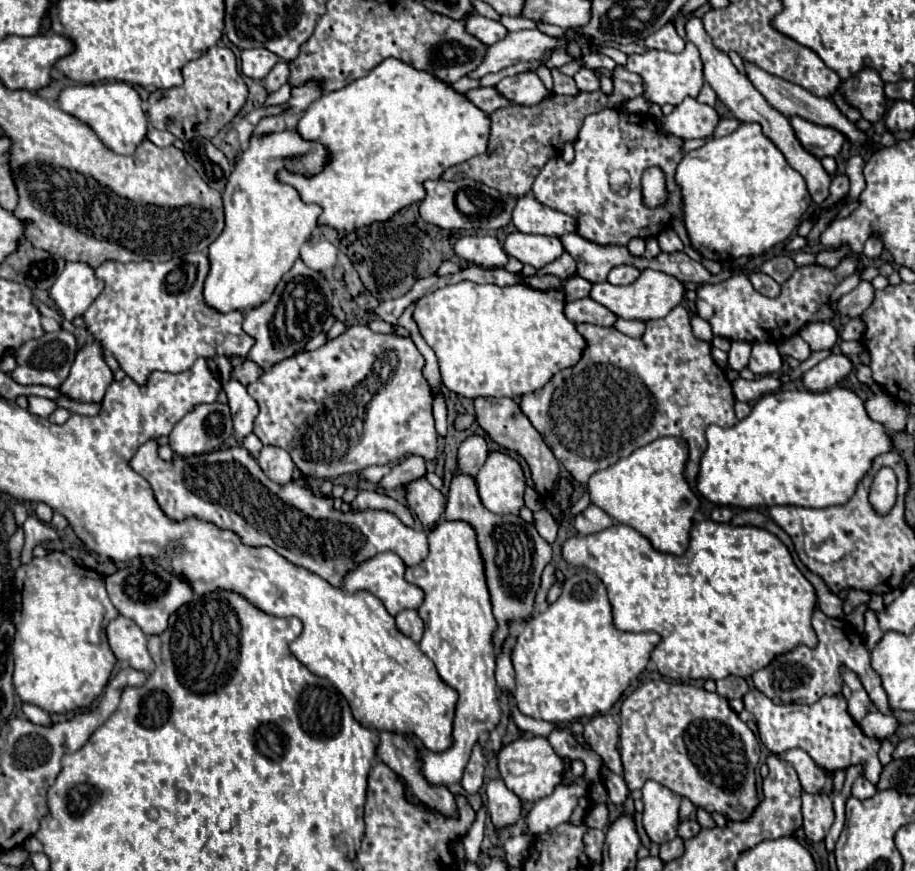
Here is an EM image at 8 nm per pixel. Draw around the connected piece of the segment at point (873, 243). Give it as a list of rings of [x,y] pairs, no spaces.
[[[871,234],[869,240],[865,242],[865,256],[869,258],[877,258],[883,250],[883,242],[881,242],[881,236],[879,234]]]

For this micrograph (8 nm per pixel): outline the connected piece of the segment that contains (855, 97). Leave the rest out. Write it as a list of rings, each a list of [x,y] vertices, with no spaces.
[[[865,68],[841,82],[841,90],[845,90],[845,98],[849,104],[857,106],[865,120],[877,122],[883,118],[887,102],[883,94],[883,80],[873,68]]]

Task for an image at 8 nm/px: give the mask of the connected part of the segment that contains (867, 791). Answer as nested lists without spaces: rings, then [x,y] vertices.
[[[859,776],[855,782],[853,782],[853,796],[857,796],[857,798],[871,798],[875,792],[877,792],[877,788],[873,786],[873,784],[869,784],[867,782],[867,778],[865,776]]]

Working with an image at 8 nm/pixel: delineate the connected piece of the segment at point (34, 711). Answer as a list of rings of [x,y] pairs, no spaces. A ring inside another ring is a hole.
[[[23,702],[23,714],[33,722],[33,724],[51,724],[51,718],[45,710],[41,710],[39,706],[35,704],[29,704],[29,702]]]

